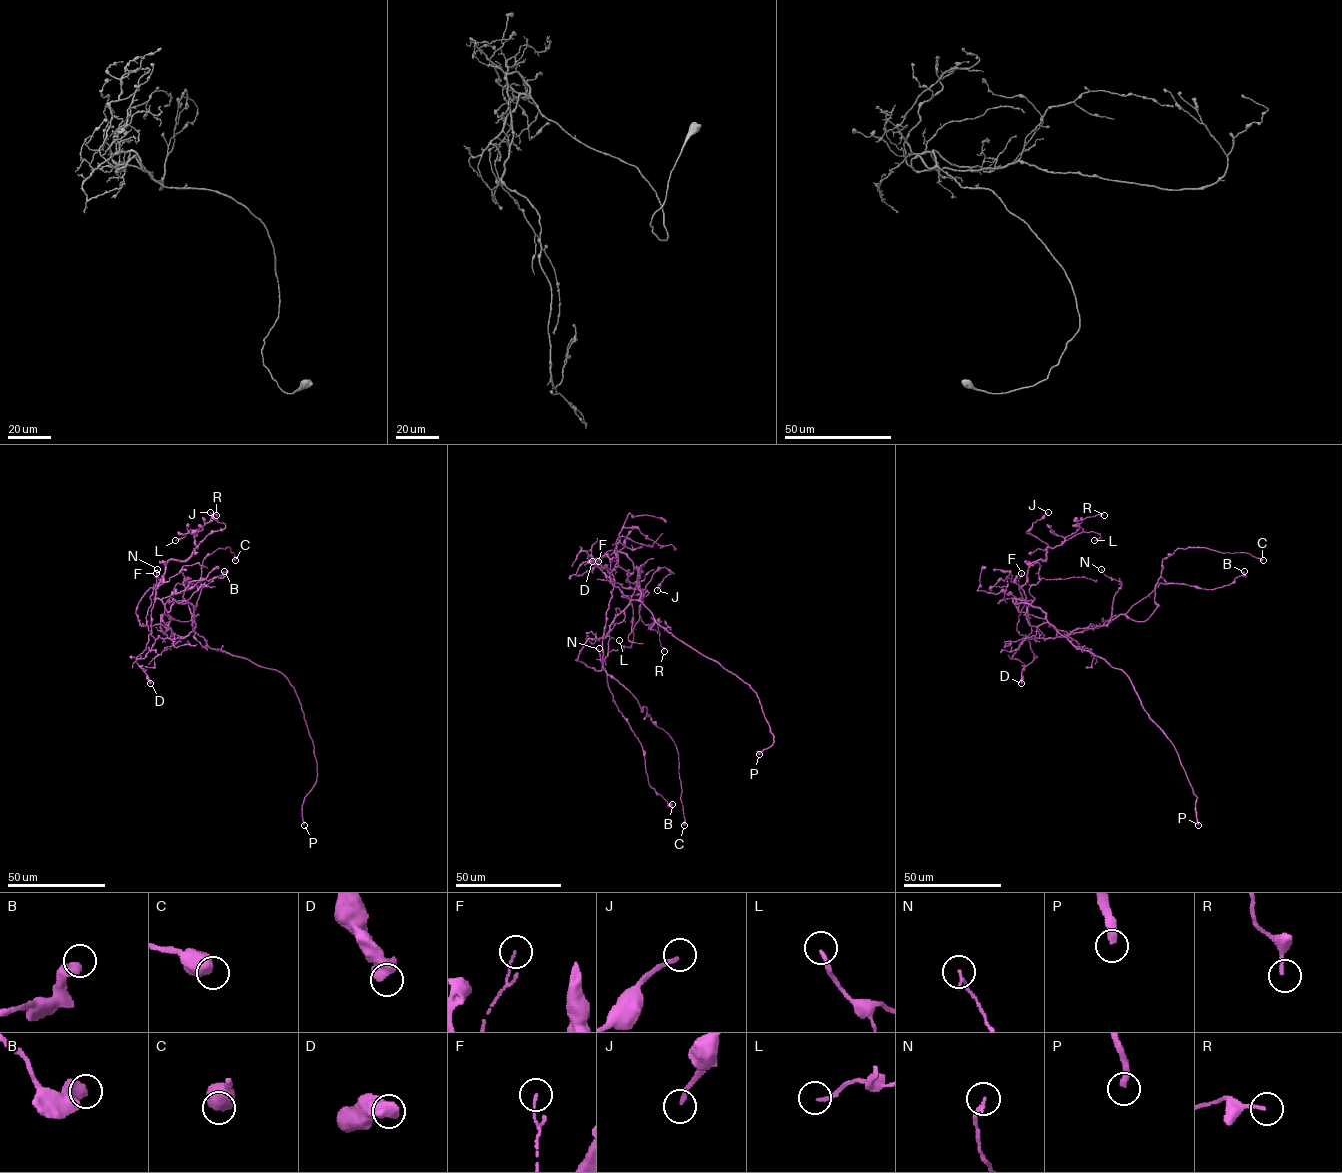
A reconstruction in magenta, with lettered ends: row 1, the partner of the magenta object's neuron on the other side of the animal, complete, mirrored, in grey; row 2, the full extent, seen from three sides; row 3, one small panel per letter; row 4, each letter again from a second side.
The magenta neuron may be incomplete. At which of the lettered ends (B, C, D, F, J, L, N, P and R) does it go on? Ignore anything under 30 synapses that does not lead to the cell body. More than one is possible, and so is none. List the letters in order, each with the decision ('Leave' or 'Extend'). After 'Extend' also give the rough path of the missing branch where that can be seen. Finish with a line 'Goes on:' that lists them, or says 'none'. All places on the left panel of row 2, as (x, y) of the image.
B: Leave
C: Leave
D: Leave
F: Leave
J: Leave
L: Leave
N: Leave
P: Extend. Course of what is missing: (304, 825), (316, 863), (314, 867)
R: Leave
Goes on: P

